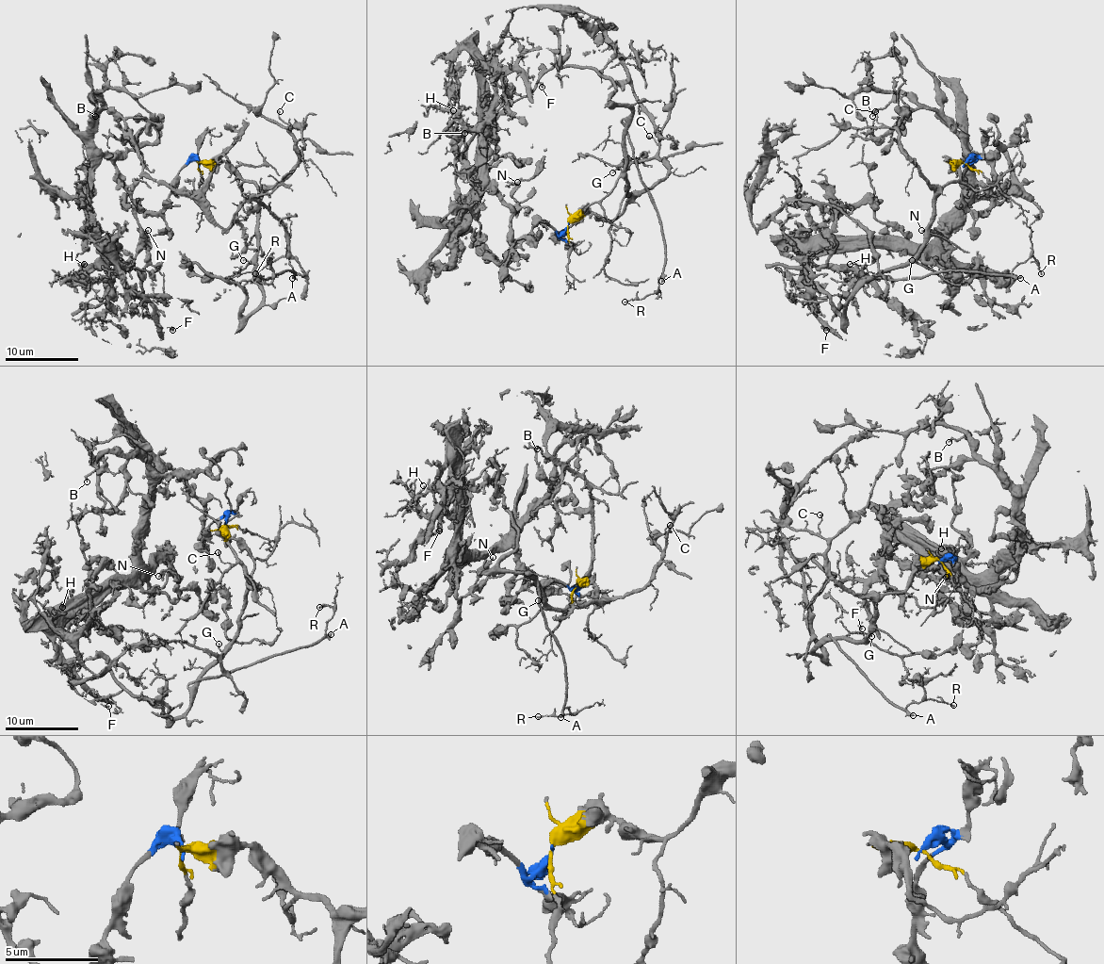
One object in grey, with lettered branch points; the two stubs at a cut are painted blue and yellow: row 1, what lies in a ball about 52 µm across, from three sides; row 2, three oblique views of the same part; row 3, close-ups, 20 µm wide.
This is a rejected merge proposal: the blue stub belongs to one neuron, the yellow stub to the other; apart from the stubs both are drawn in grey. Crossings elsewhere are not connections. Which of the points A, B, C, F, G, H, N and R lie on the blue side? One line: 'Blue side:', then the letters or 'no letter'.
Blue side: B, F, H, N

